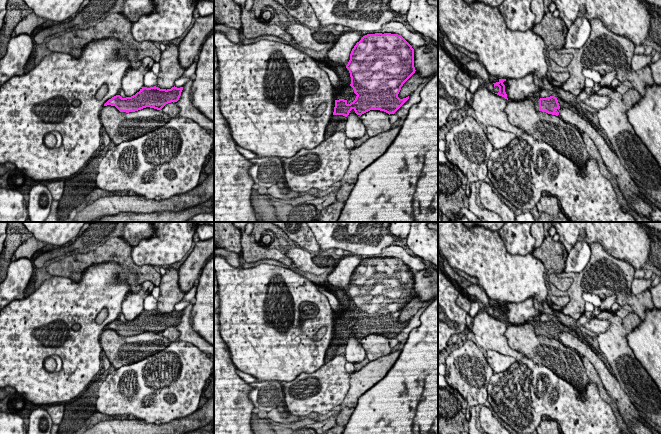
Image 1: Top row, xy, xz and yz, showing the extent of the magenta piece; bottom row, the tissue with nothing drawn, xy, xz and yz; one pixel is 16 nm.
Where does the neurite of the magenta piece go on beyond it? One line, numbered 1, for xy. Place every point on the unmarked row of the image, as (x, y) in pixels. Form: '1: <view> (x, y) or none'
1: none

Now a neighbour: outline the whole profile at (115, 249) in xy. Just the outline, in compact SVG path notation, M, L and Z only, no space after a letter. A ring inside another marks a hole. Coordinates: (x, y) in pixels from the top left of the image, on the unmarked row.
M111 237L94 251L76 253L73 256L68 256L66 260L54 259L47 263L45 267L47 273L52 277L67 277L79 283L83 273L89 267L101 263L116 262L131 273L137 274L142 283L151 281L154 286L159 286L161 274L152 265L135 265L131 257L132 248L122 238Z

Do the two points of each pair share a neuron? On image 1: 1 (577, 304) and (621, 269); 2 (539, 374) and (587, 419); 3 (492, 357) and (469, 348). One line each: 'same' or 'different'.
1: same
2: same
3: different

